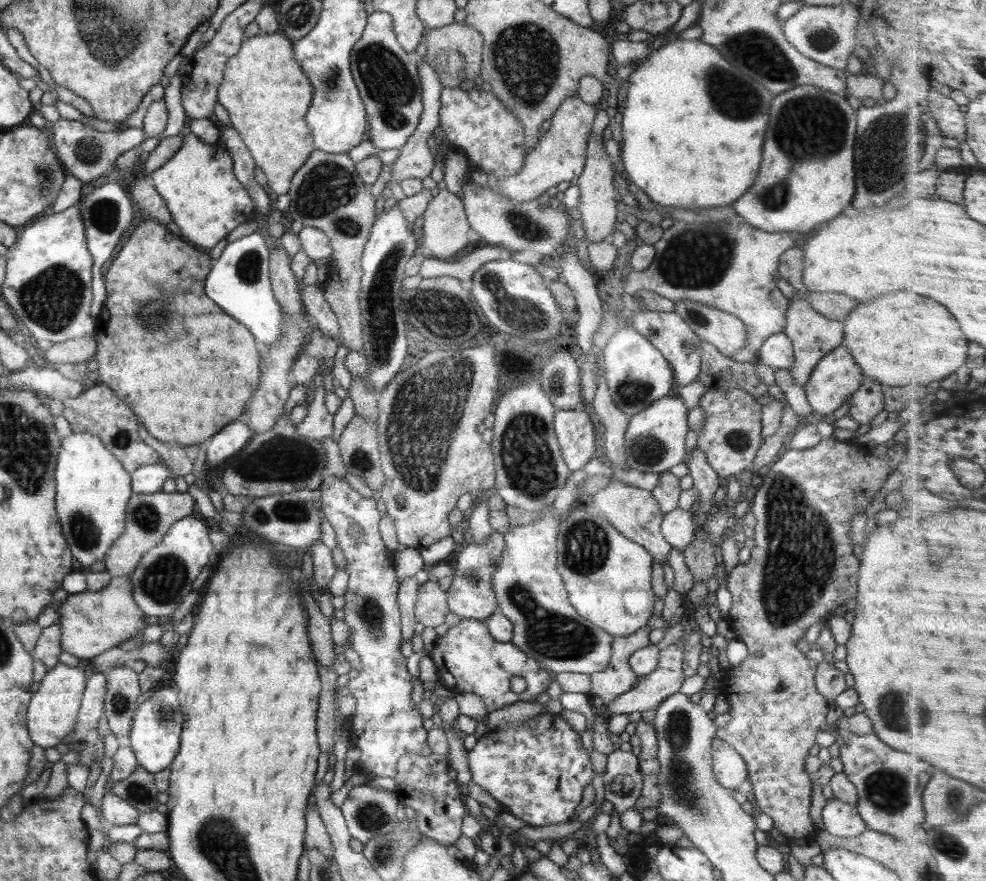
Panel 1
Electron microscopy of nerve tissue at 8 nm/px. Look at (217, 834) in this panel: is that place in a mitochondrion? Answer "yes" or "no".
yes

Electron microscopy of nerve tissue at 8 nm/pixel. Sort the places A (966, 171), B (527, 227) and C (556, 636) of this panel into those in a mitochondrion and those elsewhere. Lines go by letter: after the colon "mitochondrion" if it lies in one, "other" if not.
A: other
B: mitochondrion
C: mitochondrion

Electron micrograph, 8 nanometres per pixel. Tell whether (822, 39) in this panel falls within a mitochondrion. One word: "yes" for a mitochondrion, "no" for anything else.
yes

